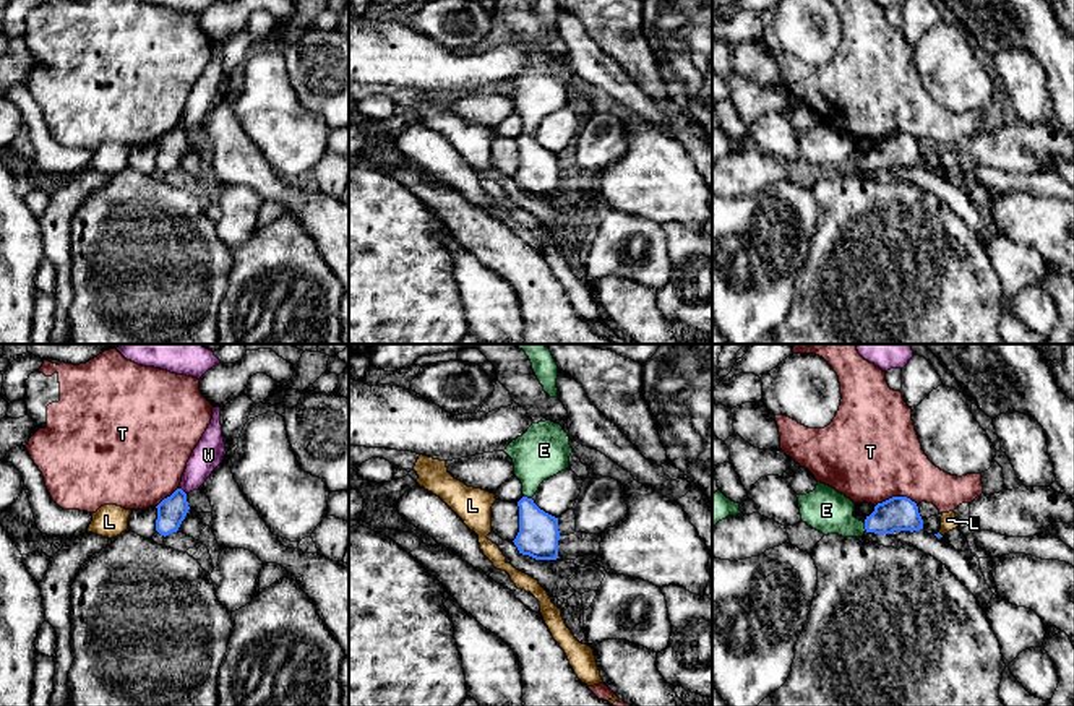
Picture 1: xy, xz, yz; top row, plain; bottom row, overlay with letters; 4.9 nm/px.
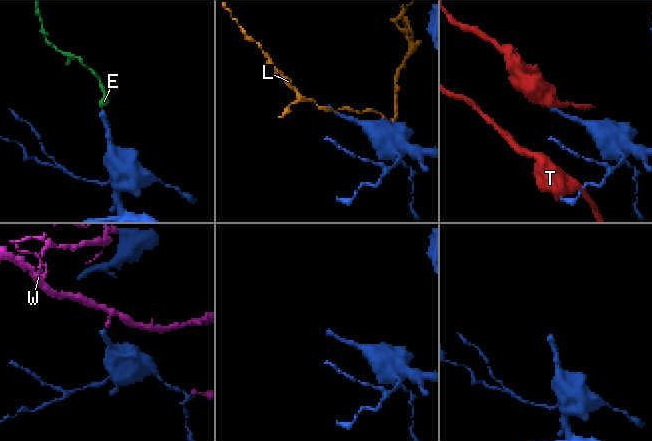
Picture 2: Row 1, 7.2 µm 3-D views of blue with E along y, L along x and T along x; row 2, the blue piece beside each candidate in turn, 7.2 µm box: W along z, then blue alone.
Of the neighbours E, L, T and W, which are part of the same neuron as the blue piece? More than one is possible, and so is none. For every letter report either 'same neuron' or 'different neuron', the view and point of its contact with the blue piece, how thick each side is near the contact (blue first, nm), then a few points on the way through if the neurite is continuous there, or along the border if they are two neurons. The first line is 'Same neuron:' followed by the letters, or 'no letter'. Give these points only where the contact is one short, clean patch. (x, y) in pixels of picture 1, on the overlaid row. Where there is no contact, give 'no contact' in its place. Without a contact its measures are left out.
Same neuron: E
E: same neuron; contact xz (526, 497); calibres 200 and 260 nm; way xz (537, 538), (526, 497), (531, 468), (544, 450)
L: different neuron; contact yz (940, 534); calibres 20 and 80 nm
T: different neuron; contact yz (896, 497); calibres 180 and 480 nm; border yz (917, 503), (906, 497), (889, 497), (875, 507)
W: different neuron; contact xy (182, 490); calibres 140 and 150 nm

